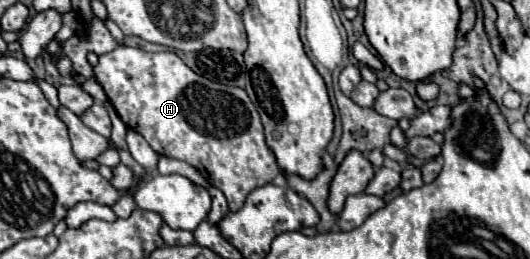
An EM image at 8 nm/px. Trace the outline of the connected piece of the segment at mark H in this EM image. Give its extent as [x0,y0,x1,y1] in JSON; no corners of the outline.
[93,46,281,212]

